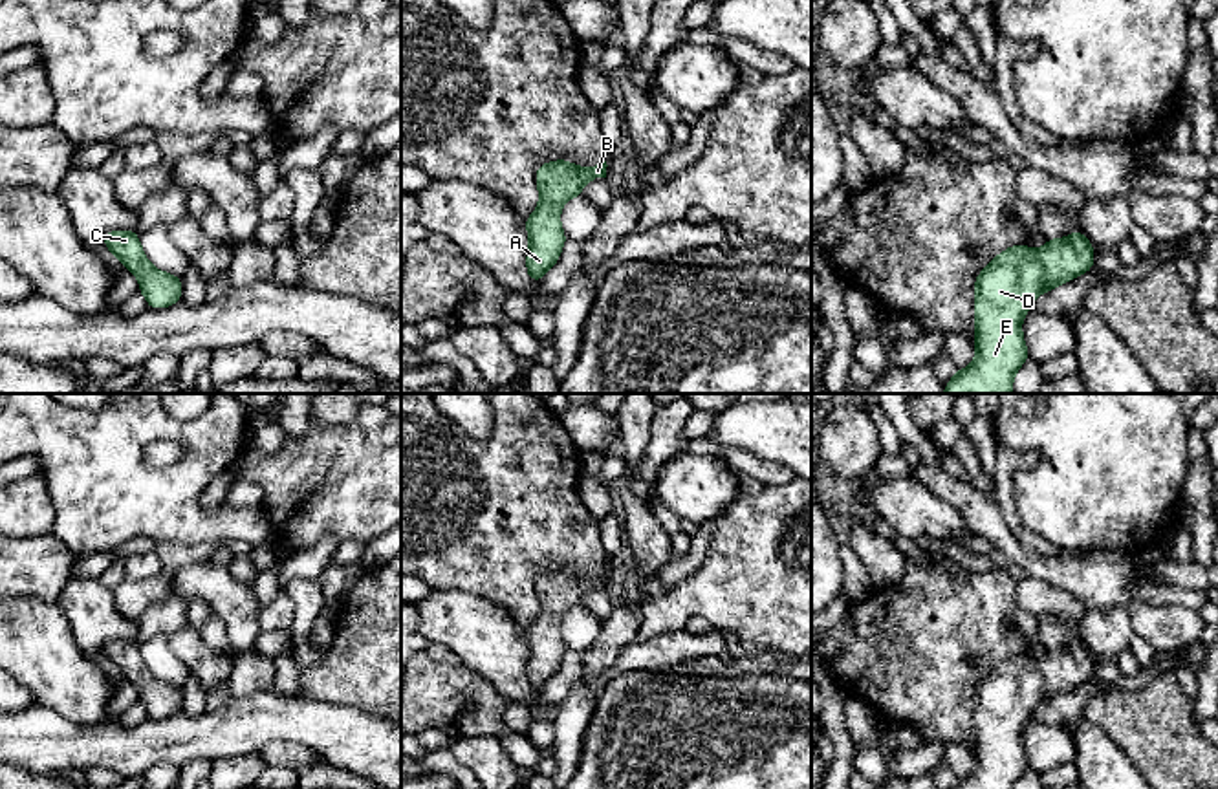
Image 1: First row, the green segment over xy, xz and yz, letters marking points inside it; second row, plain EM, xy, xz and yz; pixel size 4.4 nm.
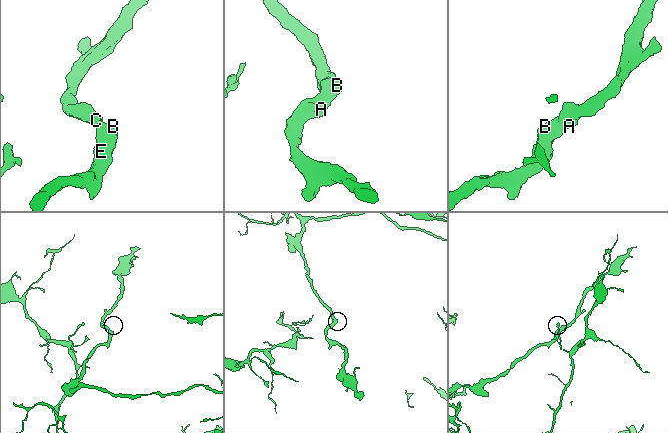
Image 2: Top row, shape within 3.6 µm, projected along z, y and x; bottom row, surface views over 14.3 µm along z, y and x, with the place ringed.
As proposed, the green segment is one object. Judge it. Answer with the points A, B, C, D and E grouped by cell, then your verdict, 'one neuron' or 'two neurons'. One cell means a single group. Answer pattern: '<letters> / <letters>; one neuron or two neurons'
A B C D E; one neuron

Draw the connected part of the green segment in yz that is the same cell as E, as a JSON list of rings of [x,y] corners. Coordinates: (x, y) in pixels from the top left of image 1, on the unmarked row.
[[[1075,637],[1066,648],[1048,648],[1037,661],[1015,654],[998,663],[974,688],[976,765],[951,789],[1015,789],[1029,769],[1024,725],[1039,705],[1092,681],[1093,659]]]

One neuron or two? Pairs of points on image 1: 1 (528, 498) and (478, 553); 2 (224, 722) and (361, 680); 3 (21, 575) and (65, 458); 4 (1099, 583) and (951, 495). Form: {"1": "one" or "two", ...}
{"1": "one", "2": "two", "3": "two", "4": "one"}

